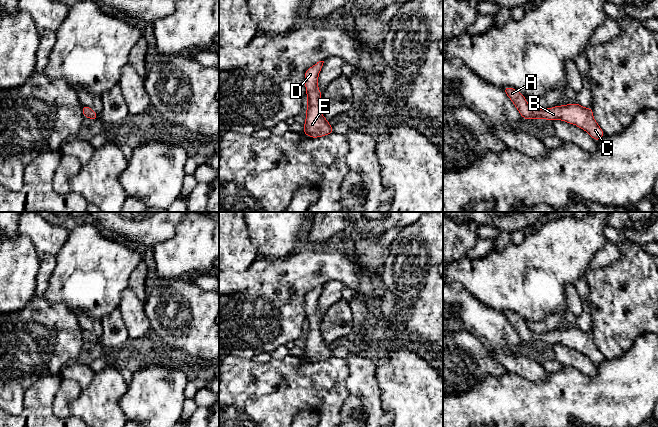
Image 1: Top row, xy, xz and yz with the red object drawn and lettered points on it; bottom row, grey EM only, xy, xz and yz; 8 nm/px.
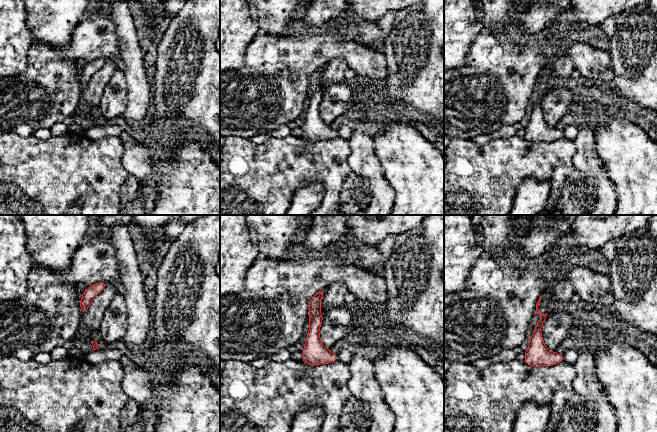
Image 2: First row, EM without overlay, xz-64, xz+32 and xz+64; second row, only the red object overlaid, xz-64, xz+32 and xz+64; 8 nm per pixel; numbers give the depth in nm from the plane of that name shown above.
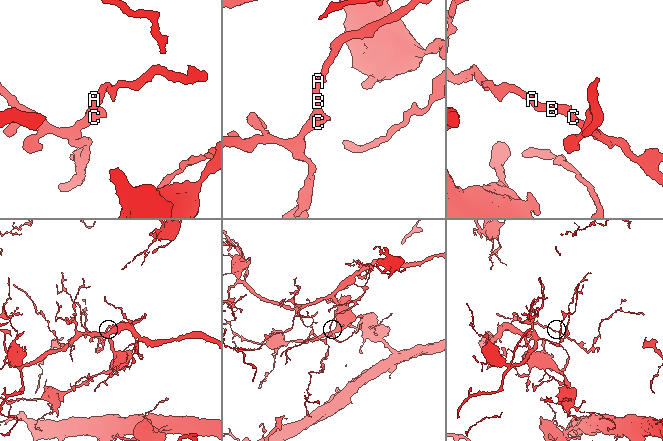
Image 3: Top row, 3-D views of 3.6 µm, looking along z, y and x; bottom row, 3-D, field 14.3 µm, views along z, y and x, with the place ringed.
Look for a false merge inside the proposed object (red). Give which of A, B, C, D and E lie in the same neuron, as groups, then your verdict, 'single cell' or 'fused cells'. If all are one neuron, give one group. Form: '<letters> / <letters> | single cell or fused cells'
A B C D E | single cell

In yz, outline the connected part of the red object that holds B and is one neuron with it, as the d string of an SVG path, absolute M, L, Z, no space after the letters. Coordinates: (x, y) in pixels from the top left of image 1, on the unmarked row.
M504 311L503 315L510 322L524 344L536 342L550 345L562 344L585 354L595 365L599 365L605 359L593 341L592 331L584 332L579 327L569 327L564 330L557 329L547 333L536 333L527 327L525 320L518 314L512 311Z

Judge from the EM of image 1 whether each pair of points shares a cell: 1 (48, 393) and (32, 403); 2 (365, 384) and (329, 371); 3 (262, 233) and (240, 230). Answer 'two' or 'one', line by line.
1: one
2: two
3: two

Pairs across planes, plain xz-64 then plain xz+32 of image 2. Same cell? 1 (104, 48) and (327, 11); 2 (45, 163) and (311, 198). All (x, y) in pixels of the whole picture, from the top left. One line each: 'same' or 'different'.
1: different
2: different

